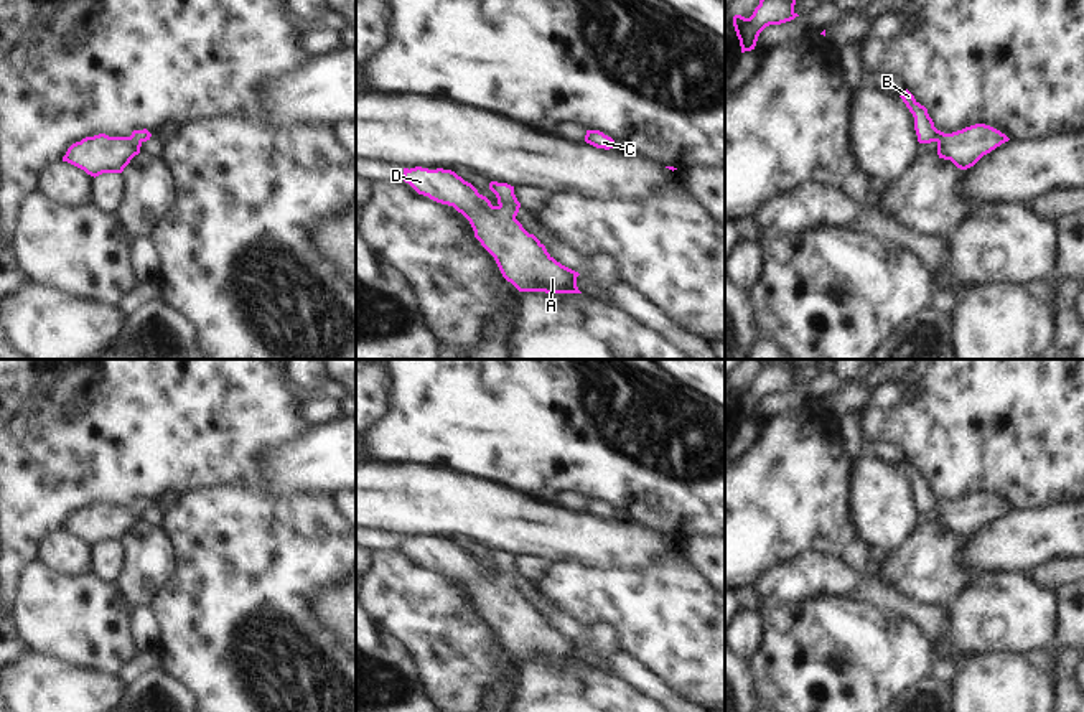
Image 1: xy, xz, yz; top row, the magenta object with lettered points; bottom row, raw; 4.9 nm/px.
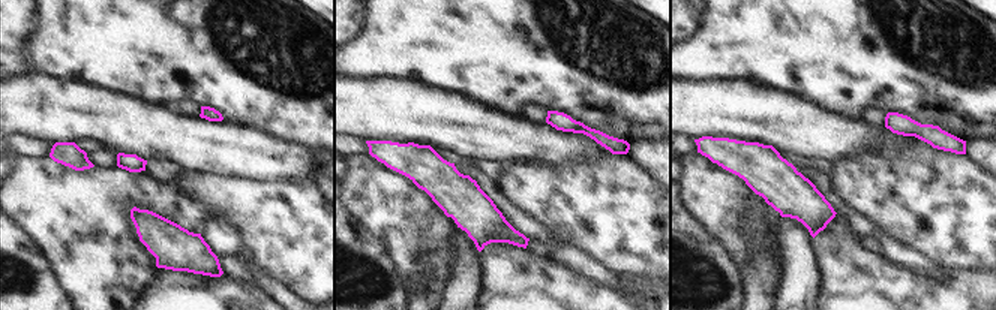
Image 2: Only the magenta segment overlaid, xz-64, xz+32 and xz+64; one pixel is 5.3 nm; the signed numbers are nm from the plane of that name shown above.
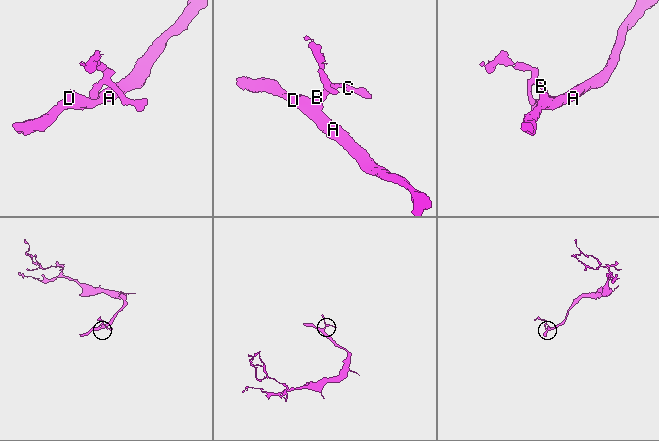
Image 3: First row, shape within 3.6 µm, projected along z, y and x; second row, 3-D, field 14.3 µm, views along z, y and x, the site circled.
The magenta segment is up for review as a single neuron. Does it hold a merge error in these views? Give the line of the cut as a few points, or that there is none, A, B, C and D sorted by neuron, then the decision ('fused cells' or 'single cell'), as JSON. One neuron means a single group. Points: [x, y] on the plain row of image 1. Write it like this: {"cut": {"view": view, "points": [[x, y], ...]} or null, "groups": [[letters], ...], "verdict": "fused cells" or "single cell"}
{"cut": null, "groups": [["A", "B", "C", "D"]], "verdict": "single cell"}

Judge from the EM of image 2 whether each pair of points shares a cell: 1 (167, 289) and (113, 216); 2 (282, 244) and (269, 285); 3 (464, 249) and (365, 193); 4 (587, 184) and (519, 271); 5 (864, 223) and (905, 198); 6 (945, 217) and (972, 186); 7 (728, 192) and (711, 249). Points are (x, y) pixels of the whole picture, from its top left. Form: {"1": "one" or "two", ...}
{"1": "two", "2": "two", "3": "two", "4": "two", "5": "two", "6": "one", "7": "two"}

